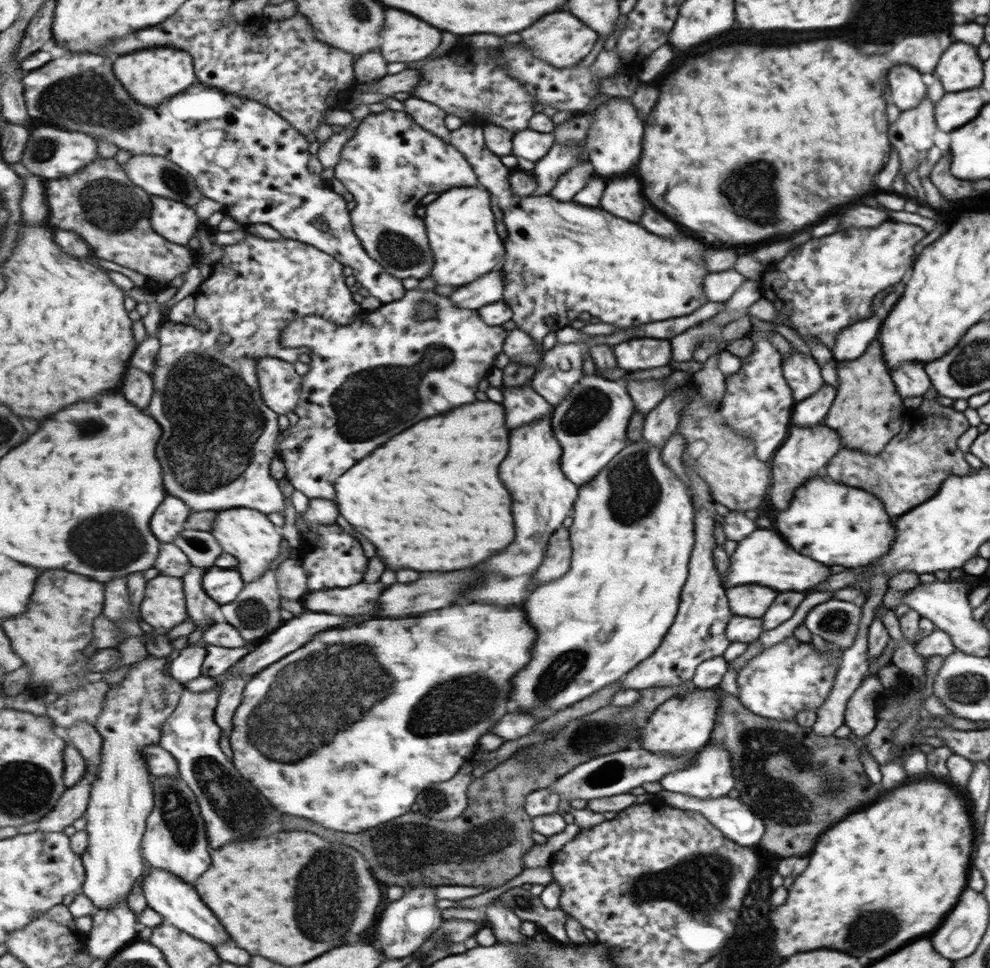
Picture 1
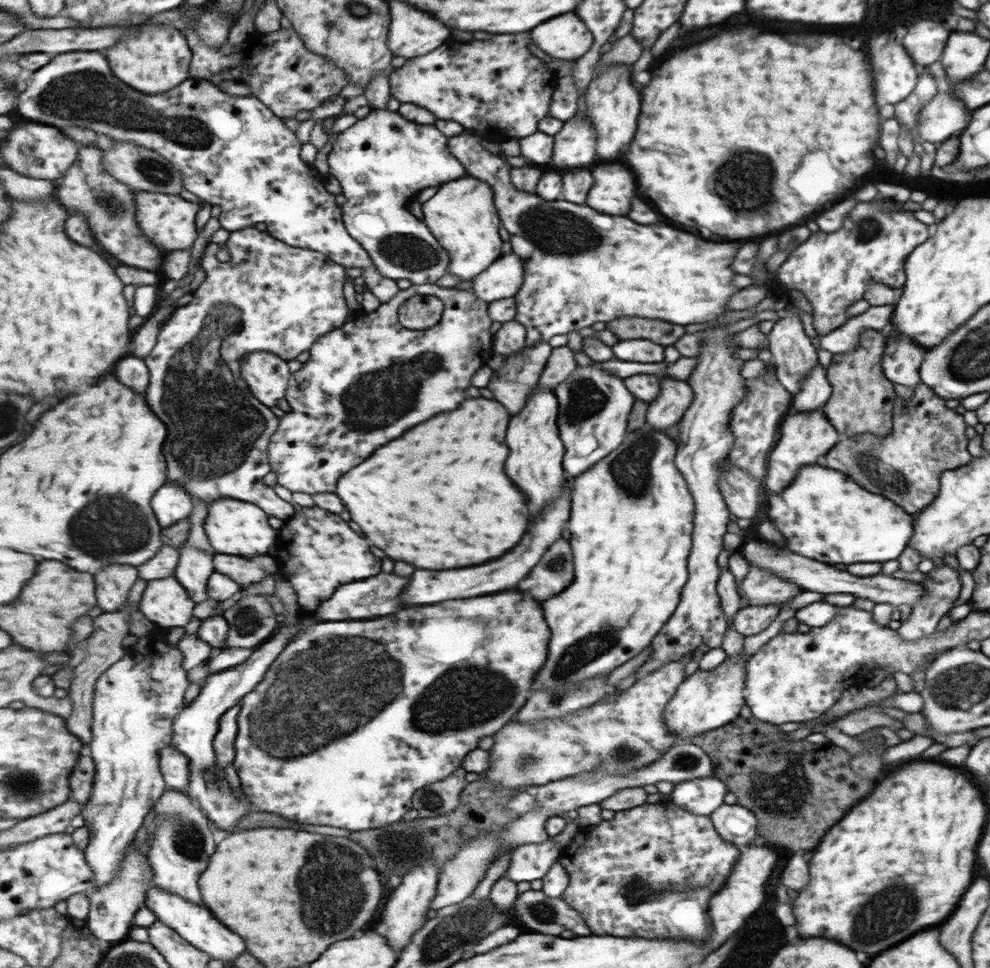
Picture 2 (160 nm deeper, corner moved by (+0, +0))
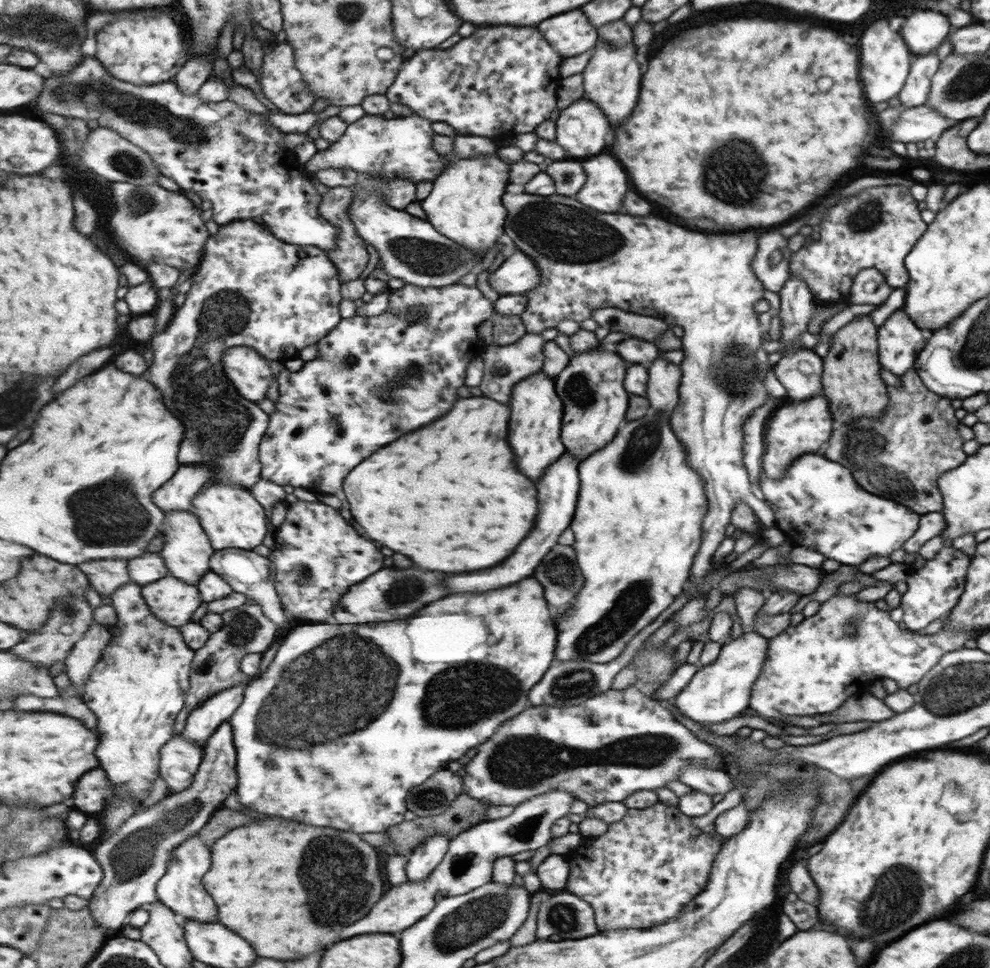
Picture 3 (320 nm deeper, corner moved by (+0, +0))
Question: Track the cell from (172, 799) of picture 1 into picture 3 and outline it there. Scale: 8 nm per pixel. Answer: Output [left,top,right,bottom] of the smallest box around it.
[158,833,219,922]

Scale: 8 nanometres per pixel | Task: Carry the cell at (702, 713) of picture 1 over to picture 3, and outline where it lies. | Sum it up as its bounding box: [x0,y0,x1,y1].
[671,630,768,724]

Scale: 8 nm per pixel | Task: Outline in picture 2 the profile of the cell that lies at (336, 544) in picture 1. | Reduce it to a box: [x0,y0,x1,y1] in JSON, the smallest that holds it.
[275,505,383,610]

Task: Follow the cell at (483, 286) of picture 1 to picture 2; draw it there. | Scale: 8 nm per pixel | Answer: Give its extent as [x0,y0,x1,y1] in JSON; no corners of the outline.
[471,254,524,303]

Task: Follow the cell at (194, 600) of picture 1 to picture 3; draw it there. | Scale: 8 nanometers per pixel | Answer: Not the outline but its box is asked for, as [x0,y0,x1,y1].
[159,511,215,584]

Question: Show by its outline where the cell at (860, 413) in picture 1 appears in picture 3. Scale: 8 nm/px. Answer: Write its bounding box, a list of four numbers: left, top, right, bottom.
[821,314,888,424]

